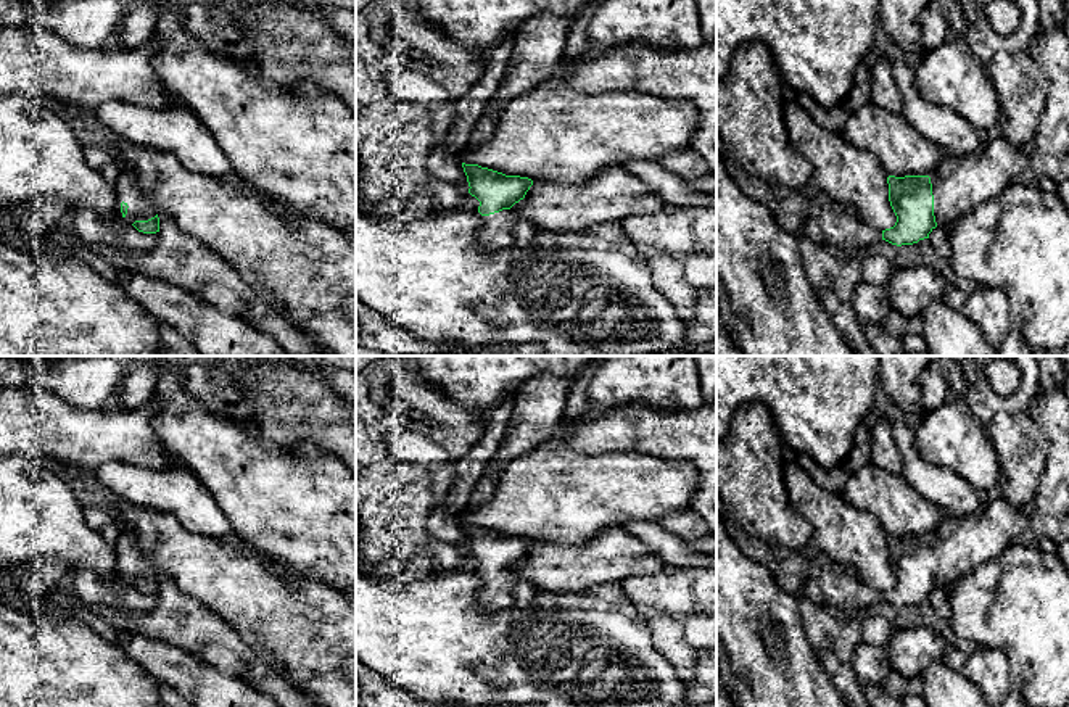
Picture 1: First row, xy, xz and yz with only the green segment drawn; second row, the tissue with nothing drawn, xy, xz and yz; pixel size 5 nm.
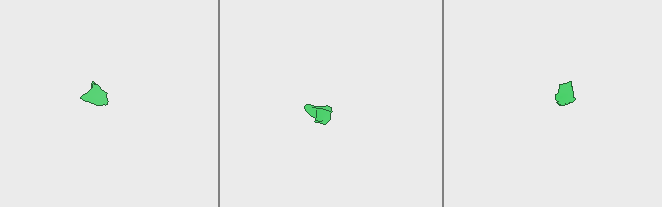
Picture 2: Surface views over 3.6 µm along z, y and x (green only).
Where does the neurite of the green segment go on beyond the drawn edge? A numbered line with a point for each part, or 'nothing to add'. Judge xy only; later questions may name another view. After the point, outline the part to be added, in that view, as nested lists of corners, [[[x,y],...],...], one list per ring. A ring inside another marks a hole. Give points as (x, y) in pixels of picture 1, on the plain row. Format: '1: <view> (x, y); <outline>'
1: xy (127, 546); [[[122,527],[114,549],[119,554],[121,562],[129,567],[124,580],[130,585],[135,581],[148,581],[156,577],[156,570],[143,557],[135,530]]]

